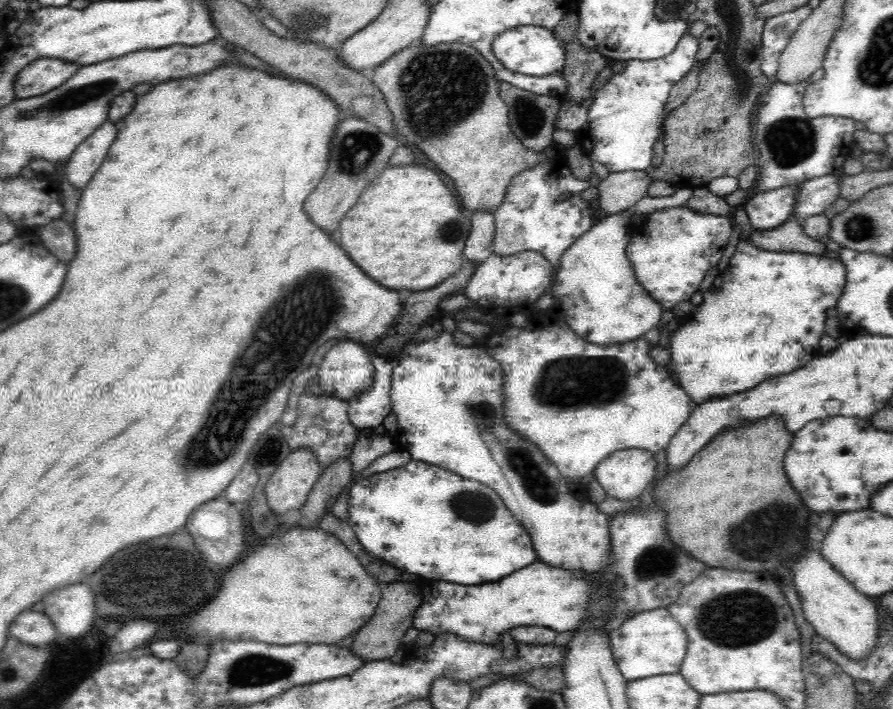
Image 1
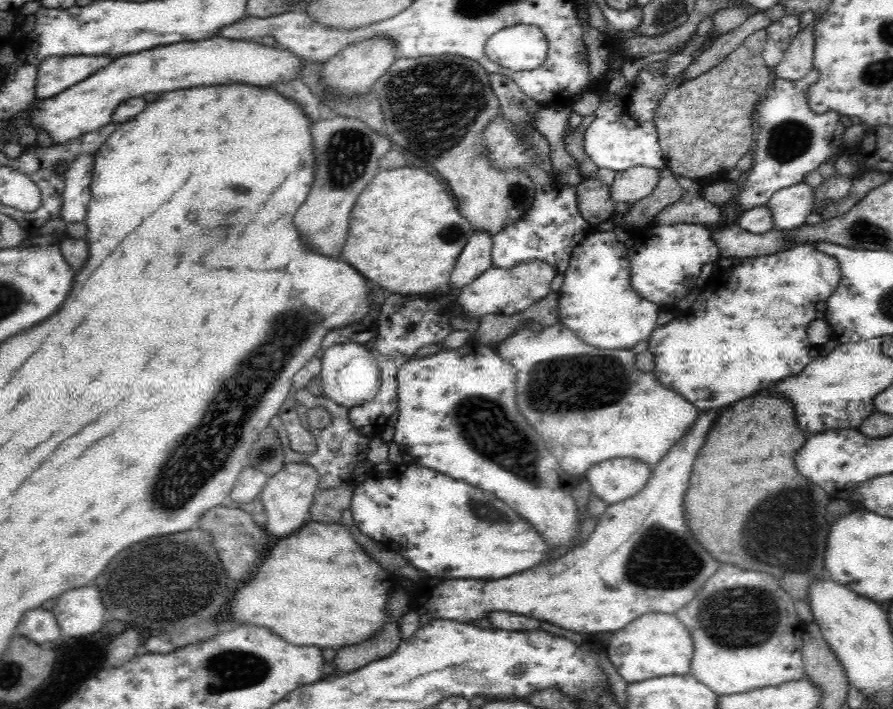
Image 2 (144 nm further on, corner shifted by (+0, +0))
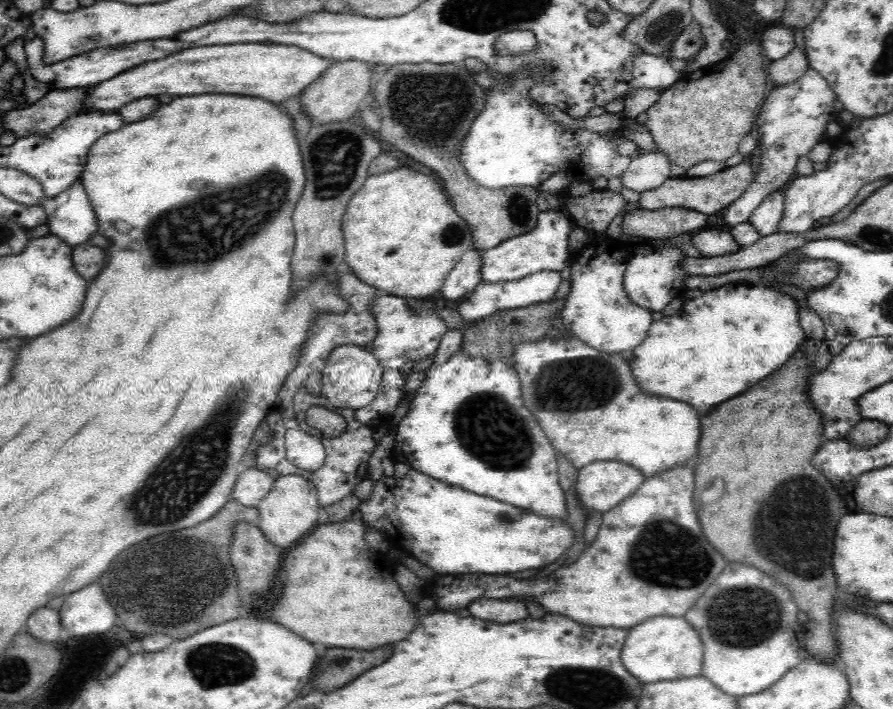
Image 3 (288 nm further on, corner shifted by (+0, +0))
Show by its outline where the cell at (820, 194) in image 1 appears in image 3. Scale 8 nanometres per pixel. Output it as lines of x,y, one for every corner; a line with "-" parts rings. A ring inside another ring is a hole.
778,190
760,202
760,206
748,218
748,222
756,226
762,238
766,238
778,232
782,214
784,214
784,190

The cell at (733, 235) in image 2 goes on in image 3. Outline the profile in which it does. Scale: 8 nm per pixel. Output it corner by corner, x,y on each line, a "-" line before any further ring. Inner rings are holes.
698,230
692,234
694,248
702,254
702,258
714,256
730,256
742,250
730,232
722,230

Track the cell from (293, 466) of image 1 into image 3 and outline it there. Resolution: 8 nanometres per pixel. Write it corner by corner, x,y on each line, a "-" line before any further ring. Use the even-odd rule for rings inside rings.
296,474
280,476
274,482
268,496
260,500
260,506
258,506
260,532
278,548
284,548
284,550
294,548
296,544
300,544
300,540
304,540
318,526
318,512
320,512
318,498
320,498
318,488
306,478
296,476

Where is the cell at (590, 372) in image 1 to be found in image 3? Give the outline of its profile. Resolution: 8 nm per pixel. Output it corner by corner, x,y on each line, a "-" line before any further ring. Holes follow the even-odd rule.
562,334
558,342
540,340
536,344
520,344
512,360
520,376
524,406
536,416
556,454
564,454
576,470
594,462
624,462
638,468
644,478
650,478
668,468
690,464
696,456
700,442
698,410
680,400
642,394
630,364
624,362
620,354
598,352
582,340

